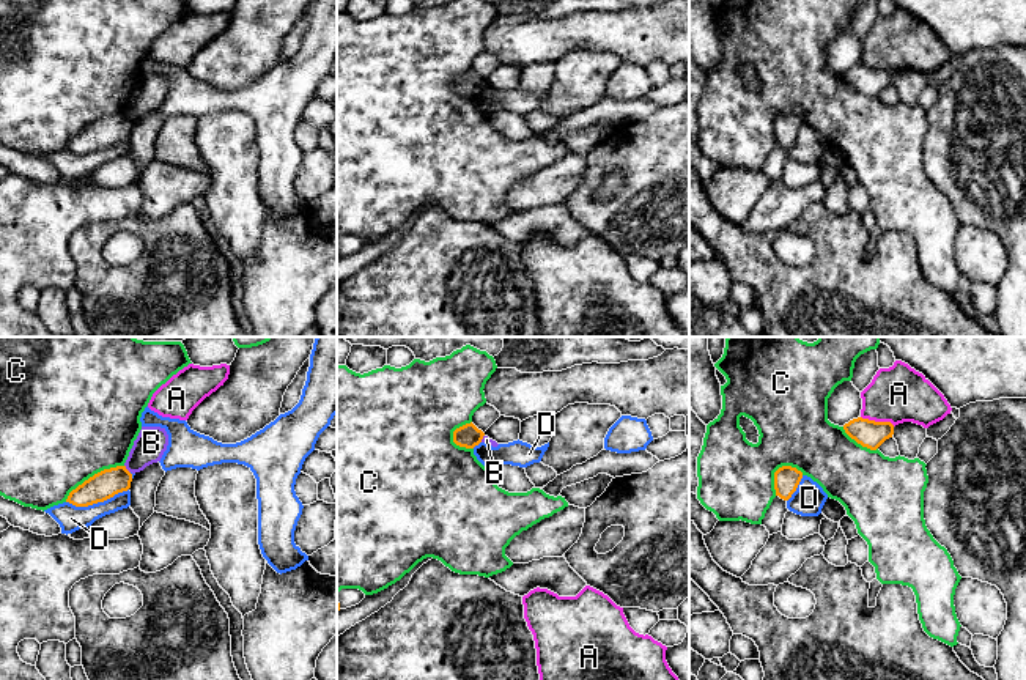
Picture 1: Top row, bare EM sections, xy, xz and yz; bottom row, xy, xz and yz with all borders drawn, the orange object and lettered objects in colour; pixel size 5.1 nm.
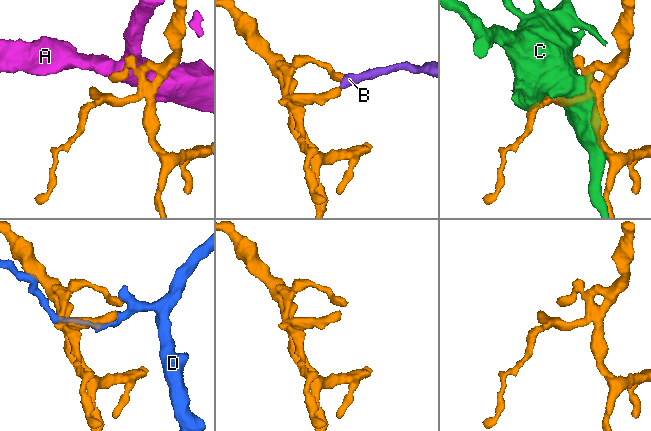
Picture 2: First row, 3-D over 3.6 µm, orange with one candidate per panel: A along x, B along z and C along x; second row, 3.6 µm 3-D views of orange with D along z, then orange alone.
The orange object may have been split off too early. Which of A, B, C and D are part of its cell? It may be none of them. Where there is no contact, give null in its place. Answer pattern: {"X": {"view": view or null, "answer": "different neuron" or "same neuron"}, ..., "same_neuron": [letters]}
{"A": {"view": "yz", "answer": "different neuron"}, "B": {"view": "xy", "answer": "different neuron"}, "C": {"view": "xy", "answer": "different neuron"}, "D": {"view": "xy", "answer": "different neuron"}, "same_neuron": []}

